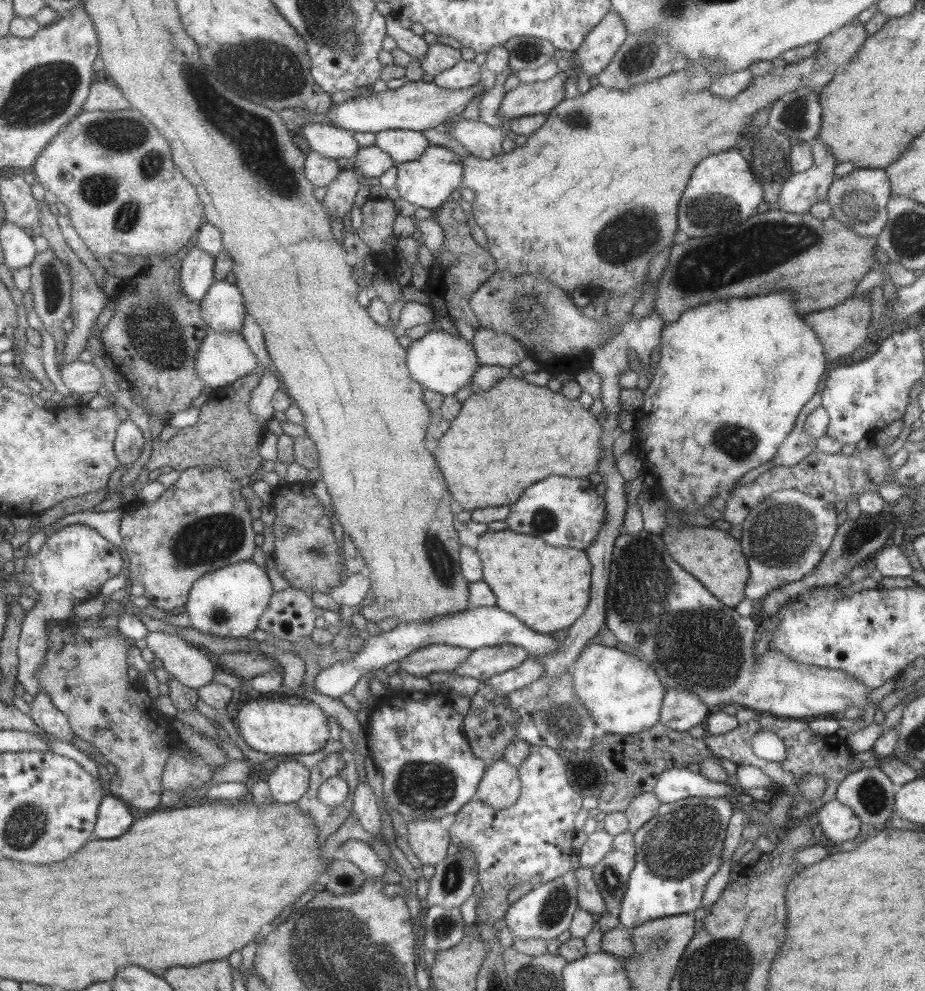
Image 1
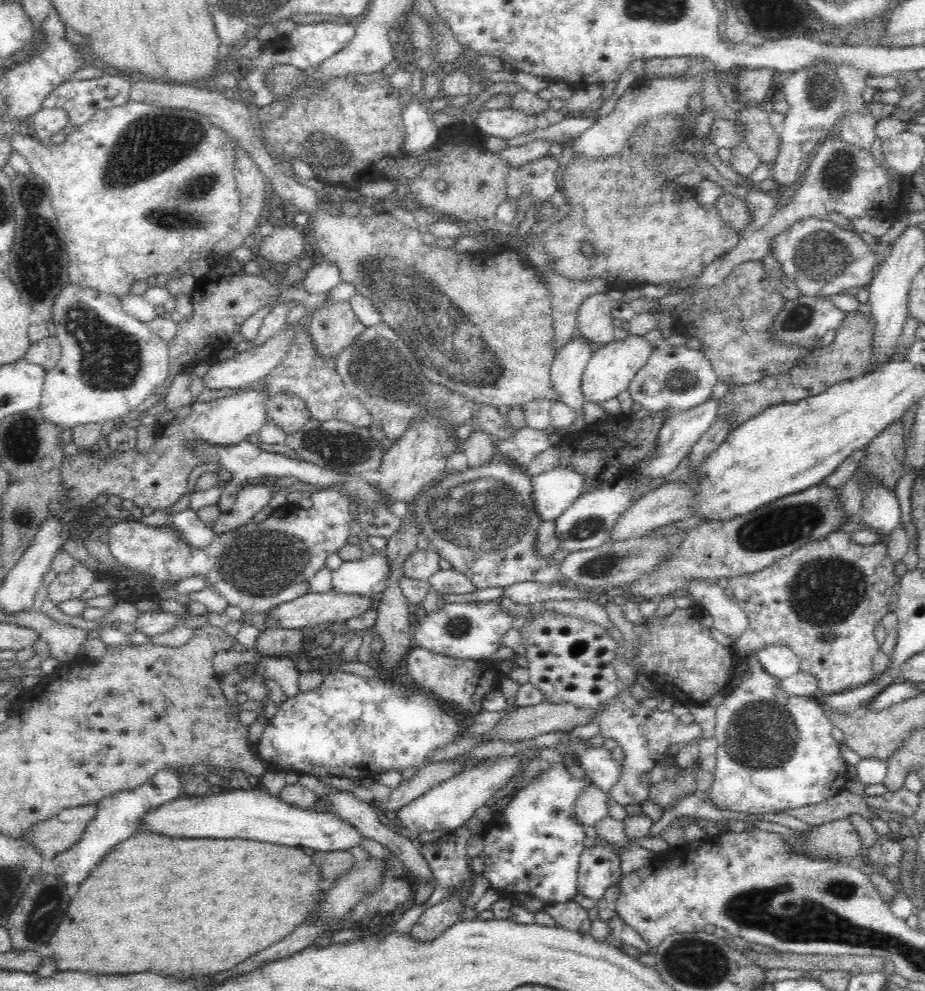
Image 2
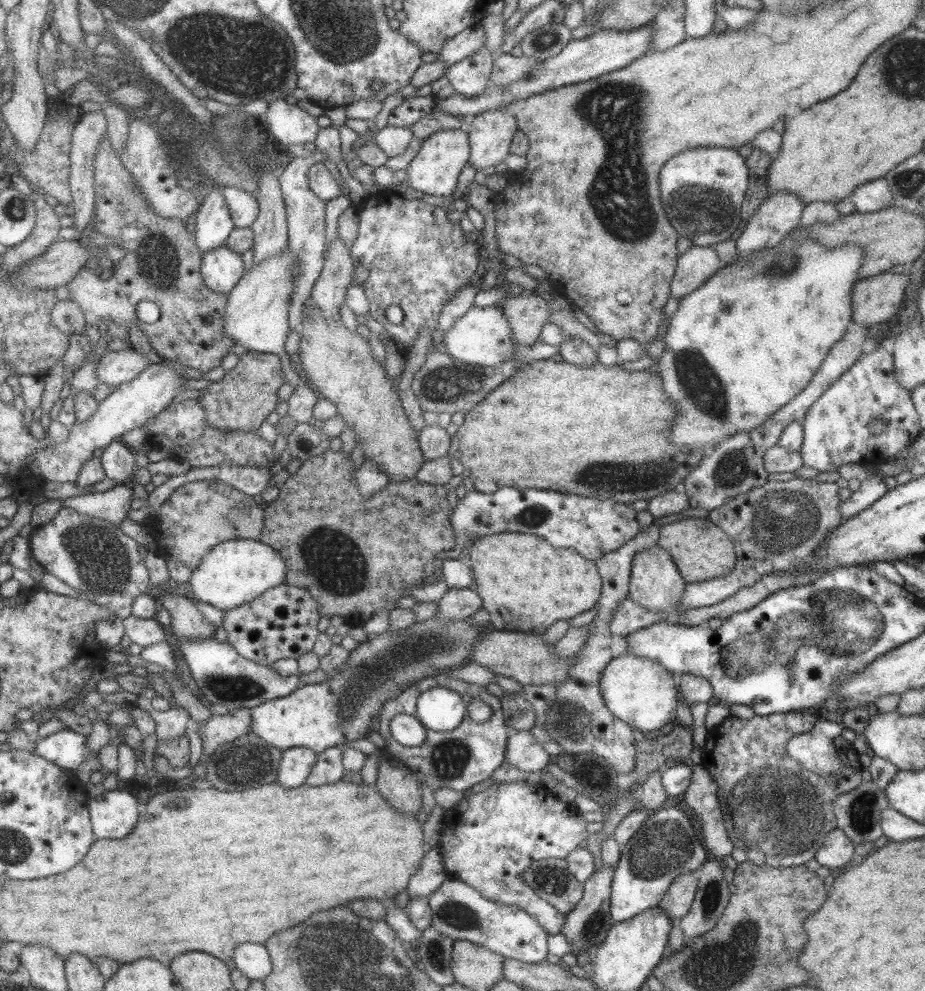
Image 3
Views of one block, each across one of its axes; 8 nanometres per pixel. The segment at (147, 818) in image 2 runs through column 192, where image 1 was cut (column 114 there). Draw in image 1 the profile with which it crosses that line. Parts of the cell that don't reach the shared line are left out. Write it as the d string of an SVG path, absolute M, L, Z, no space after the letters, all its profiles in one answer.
M106 793L102 796L92 832L97 838L117 838L131 826L133 816L127 805L116 796Z

